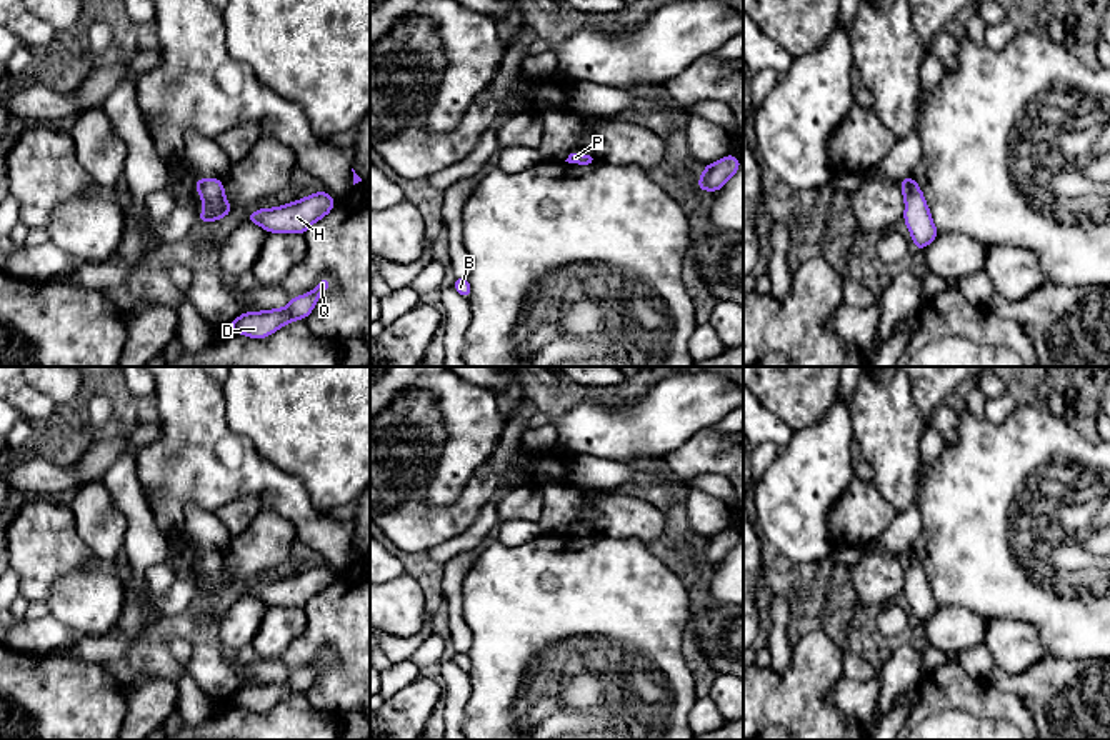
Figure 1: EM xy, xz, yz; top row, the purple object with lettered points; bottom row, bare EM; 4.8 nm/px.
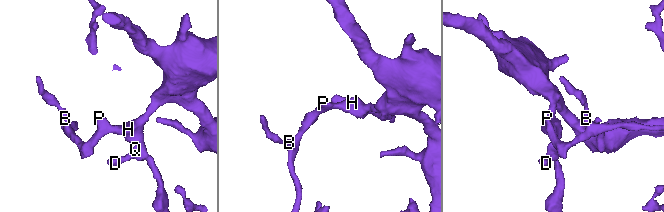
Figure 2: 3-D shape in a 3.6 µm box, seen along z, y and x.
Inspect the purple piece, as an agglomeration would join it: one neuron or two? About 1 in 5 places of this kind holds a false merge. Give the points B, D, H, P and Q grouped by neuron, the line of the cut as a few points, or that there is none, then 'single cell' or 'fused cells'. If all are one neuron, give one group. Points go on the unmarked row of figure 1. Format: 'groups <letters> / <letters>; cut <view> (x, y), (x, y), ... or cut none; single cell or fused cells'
groups B D H P Q; cut none; single cell

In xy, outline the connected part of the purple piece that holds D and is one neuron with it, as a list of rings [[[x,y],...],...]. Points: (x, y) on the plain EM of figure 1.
[[[323,650],[312,665],[293,670],[285,682],[245,685],[228,698],[228,703],[250,712],[267,712],[293,693],[305,693],[315,682],[320,668],[330,660],[330,652]]]

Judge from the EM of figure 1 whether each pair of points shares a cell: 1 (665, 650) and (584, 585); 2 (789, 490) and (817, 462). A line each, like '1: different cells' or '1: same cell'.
1: same cell
2: same cell

